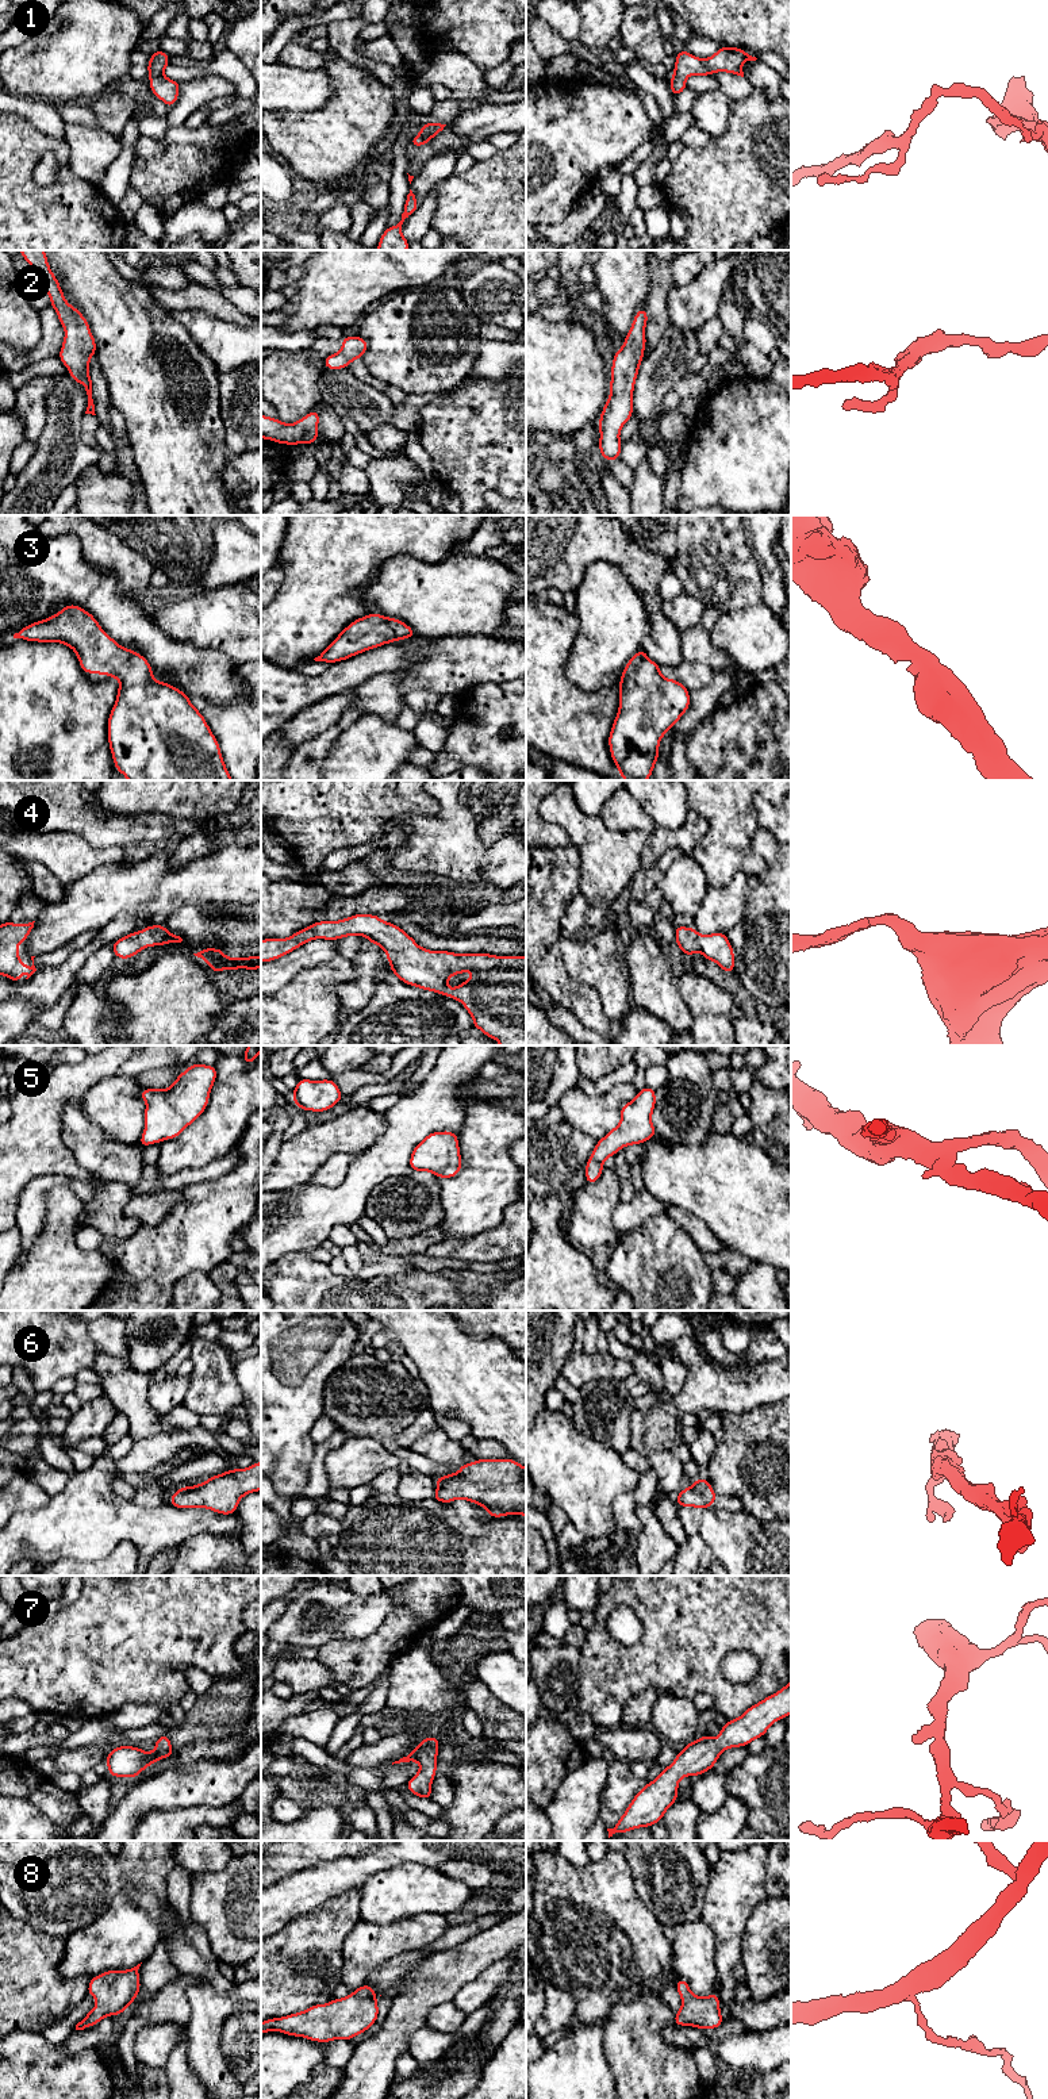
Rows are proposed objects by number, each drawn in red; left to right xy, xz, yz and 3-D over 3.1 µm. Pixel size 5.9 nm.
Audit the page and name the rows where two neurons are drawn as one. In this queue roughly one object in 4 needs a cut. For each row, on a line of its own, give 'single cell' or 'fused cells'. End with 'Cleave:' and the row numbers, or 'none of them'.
1: single cell
2: single cell
3: single cell
4: single cell
5: single cell
6: single cell
7: single cell
8: single cell
Cleave: none of them

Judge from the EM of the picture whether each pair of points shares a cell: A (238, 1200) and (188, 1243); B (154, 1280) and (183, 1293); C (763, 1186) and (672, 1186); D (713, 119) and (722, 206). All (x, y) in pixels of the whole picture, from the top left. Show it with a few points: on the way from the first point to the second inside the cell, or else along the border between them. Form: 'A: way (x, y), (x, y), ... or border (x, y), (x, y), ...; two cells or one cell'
A: way (226, 1205), (200, 1231); one cell
B: border (200, 1270), (187, 1273), (175, 1285), (172, 1296); two cells
C: way (740, 1186), (695, 1186); one cell
D: border (732, 108), (728, 127), (721, 134), (711, 137); two cells

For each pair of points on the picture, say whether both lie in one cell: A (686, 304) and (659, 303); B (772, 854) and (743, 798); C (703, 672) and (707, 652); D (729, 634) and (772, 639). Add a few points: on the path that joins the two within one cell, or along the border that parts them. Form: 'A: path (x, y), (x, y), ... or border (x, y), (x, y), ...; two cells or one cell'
A: border (674, 284), (668, 295), (671, 325); two cells
B: border (759, 825), (752, 836), (749, 852), (764, 859); two cells
C: border (683, 659), (691, 663), (705, 663), (714, 672); two cells
D: path (740, 634), (761, 639); one cell

